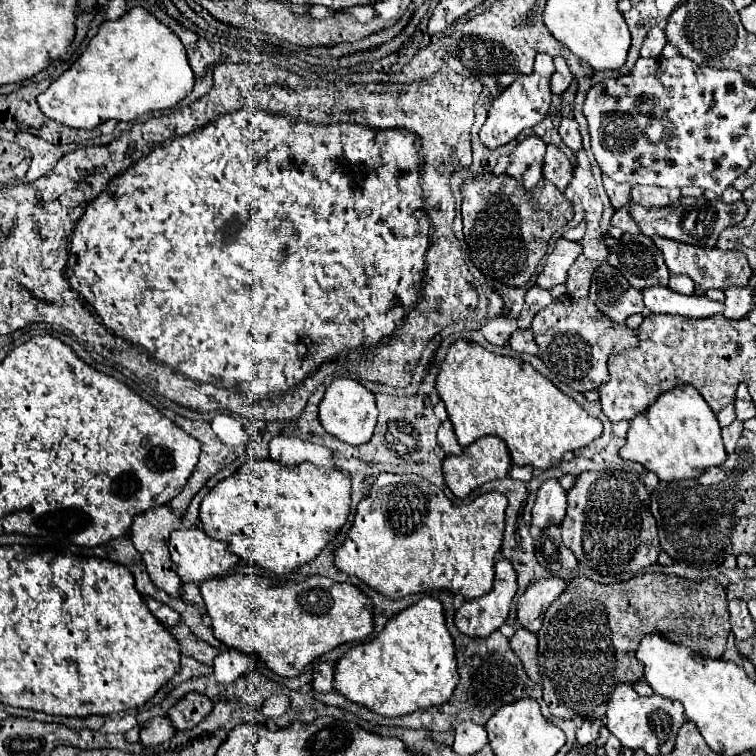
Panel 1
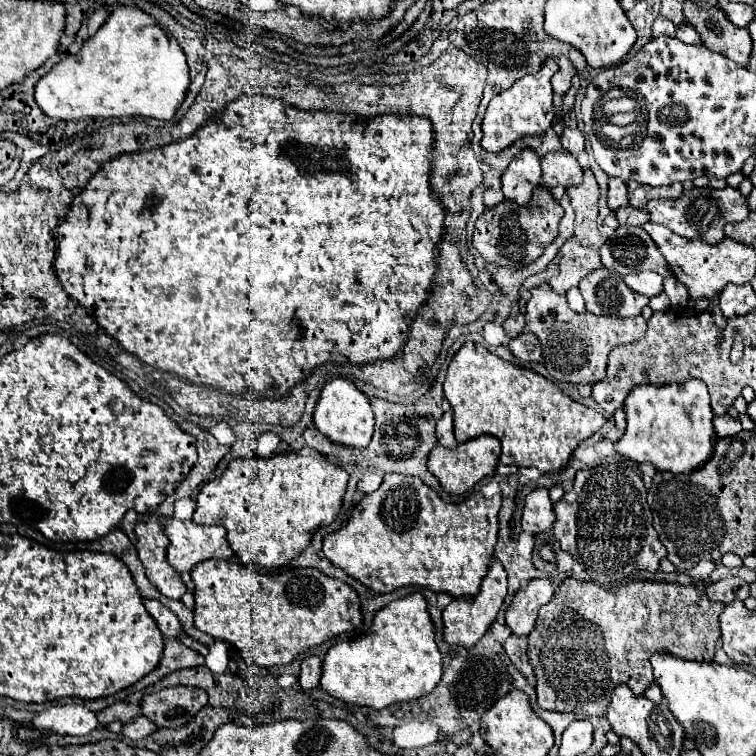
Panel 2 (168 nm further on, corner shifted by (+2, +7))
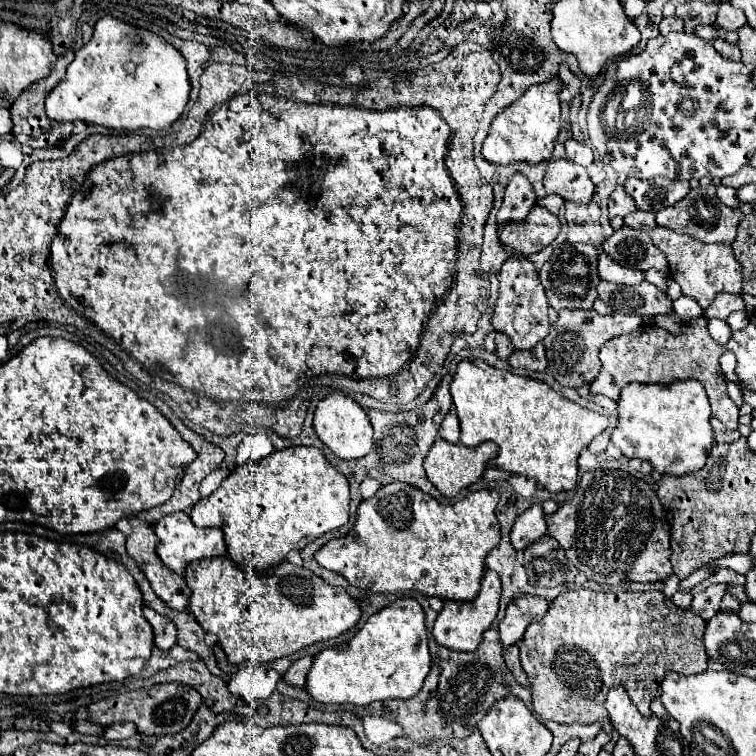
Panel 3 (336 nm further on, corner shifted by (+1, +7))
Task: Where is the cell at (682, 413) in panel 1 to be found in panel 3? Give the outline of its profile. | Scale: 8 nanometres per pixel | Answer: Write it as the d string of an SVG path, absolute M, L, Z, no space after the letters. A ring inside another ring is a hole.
M695 379L673 381L667 385L645 385L645 383L629 383L617 401L619 407L619 425L611 433L611 443L621 449L621 453L629 459L649 461L651 467L663 475L687 475L705 465L709 449L713 447L713 431L711 431L711 407L703 385Z

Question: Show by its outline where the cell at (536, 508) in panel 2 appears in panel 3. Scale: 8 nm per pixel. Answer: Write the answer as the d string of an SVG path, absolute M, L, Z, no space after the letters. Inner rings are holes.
M539 503L531 505L521 517L517 517L513 529L511 529L511 545L515 551L523 551L531 543L539 541L543 535L547 535L545 515Z

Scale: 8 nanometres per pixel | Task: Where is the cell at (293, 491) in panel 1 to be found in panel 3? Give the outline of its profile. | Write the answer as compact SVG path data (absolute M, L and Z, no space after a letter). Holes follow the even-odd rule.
M287 447L261 461L235 467L209 497L199 499L193 505L189 517L197 527L219 527L225 533L227 555L241 569L261 573L283 563L289 551L303 549L313 539L345 525L349 521L349 501L351 495L347 479L317 447Z

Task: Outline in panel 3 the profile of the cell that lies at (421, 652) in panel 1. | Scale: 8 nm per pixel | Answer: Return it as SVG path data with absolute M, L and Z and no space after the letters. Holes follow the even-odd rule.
M397 599L367 619L361 631L341 649L327 647L313 657L305 689L319 703L369 705L385 699L413 697L431 669L425 613L415 599Z

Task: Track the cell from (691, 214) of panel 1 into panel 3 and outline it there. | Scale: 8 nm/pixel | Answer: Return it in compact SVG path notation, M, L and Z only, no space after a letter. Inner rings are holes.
M685 197L677 205L661 209L657 213L657 225L667 227L677 233L687 233L689 237L703 241L703 243L733 243L741 217L743 213L739 209L731 209L723 205L717 197L707 197L707 199L697 199L697 201Z

